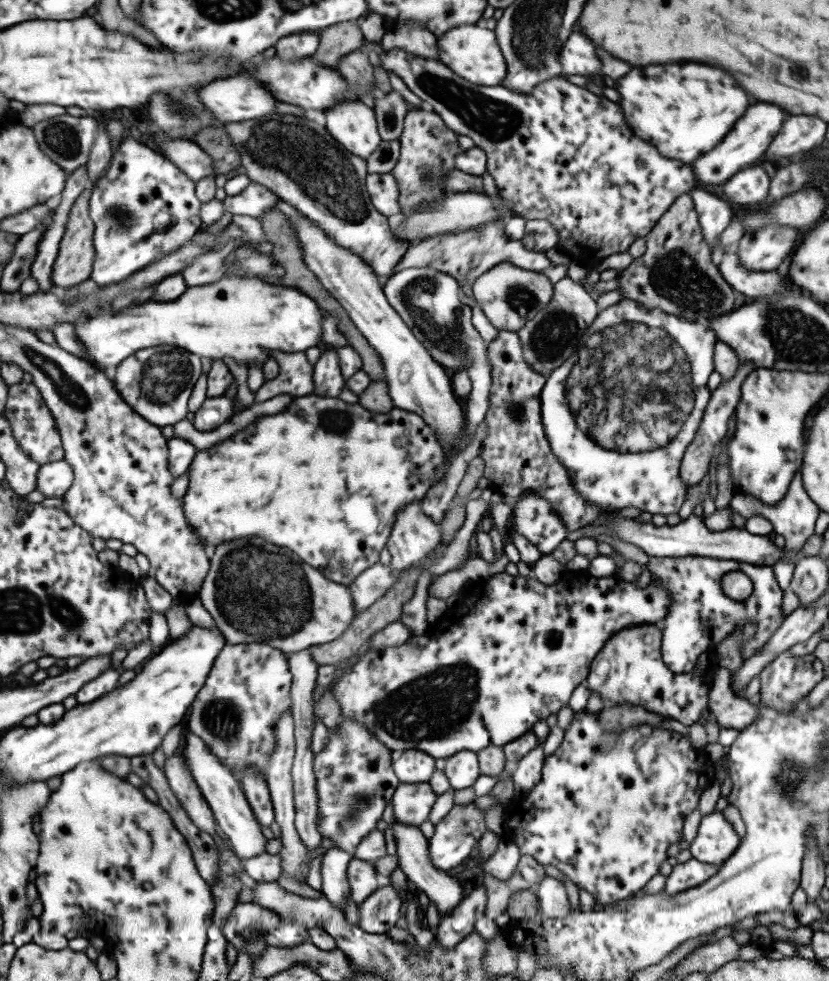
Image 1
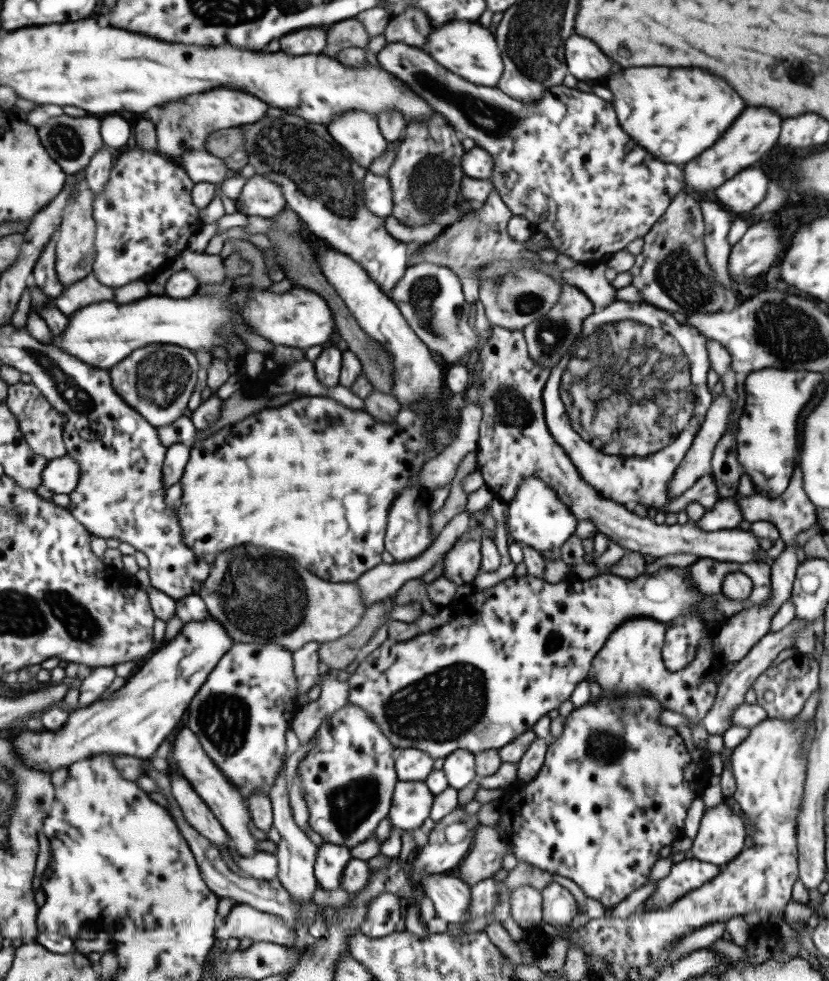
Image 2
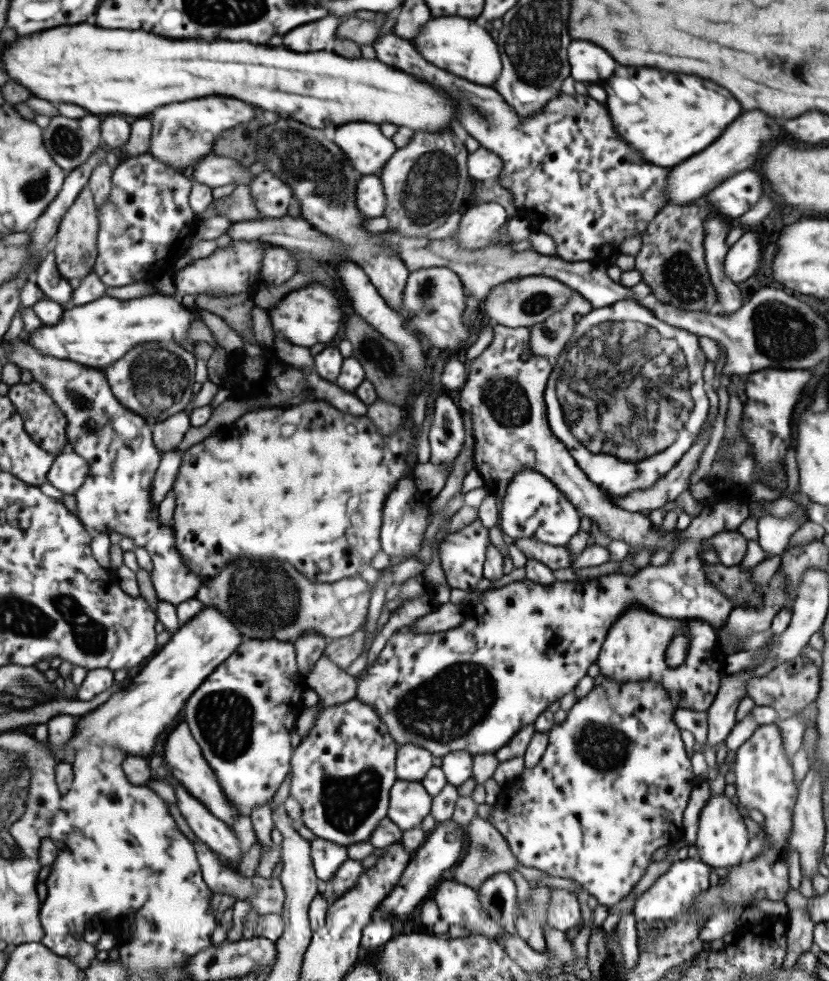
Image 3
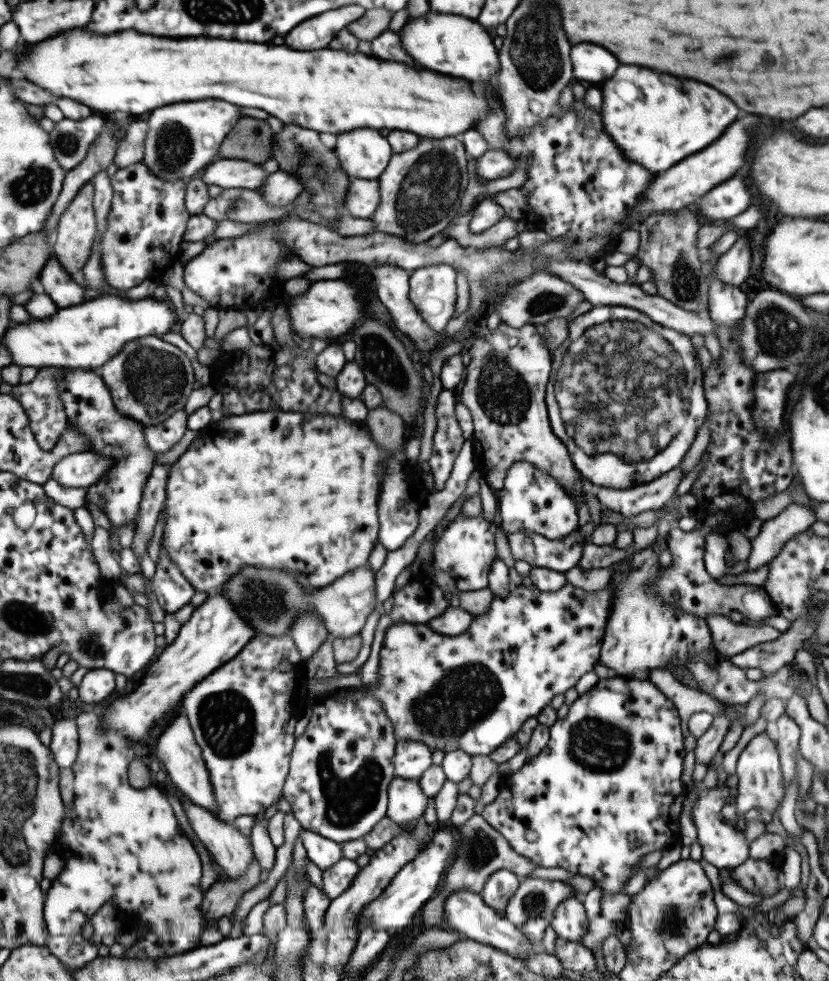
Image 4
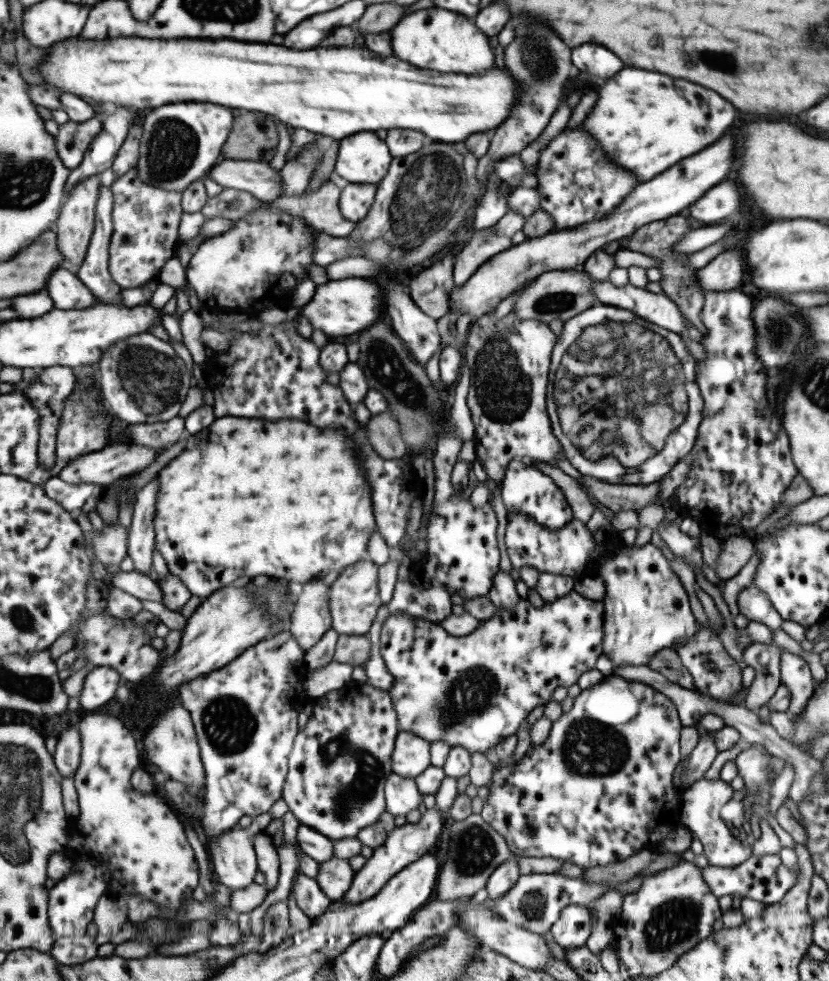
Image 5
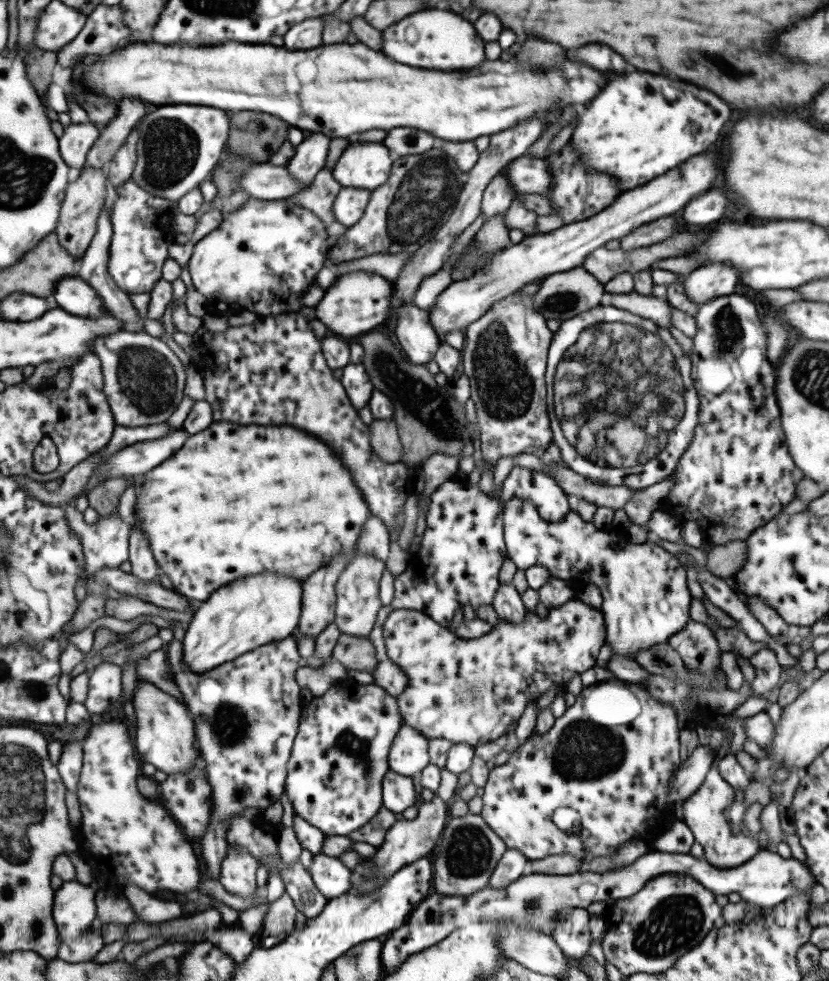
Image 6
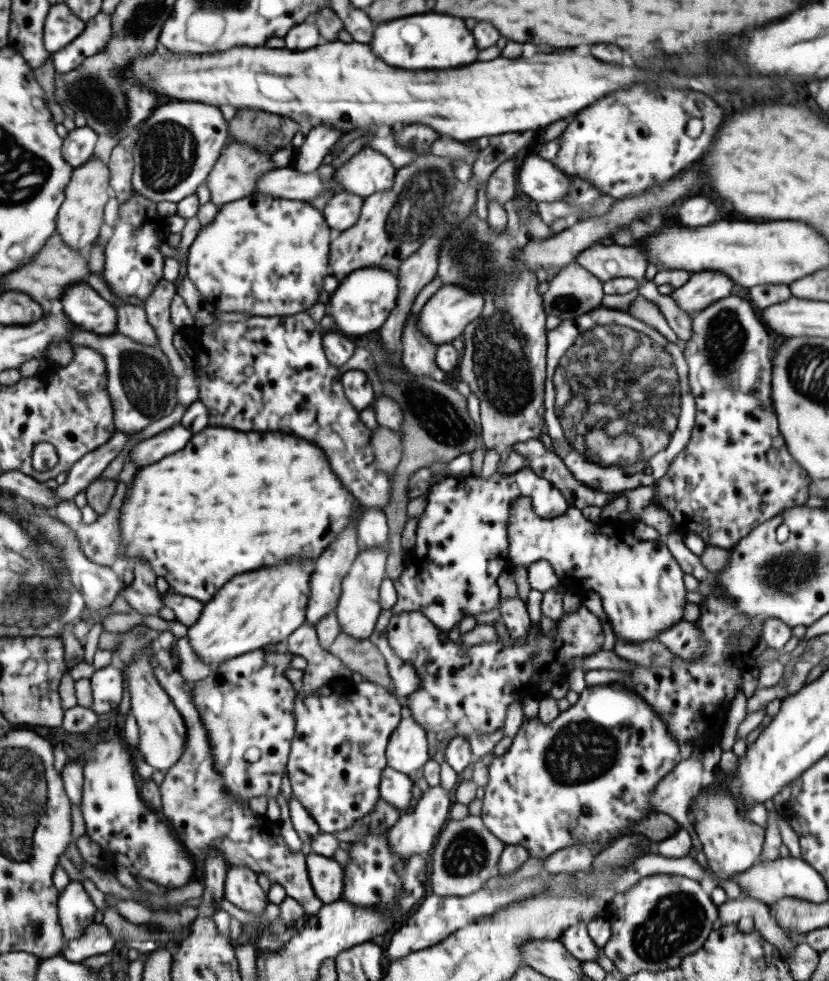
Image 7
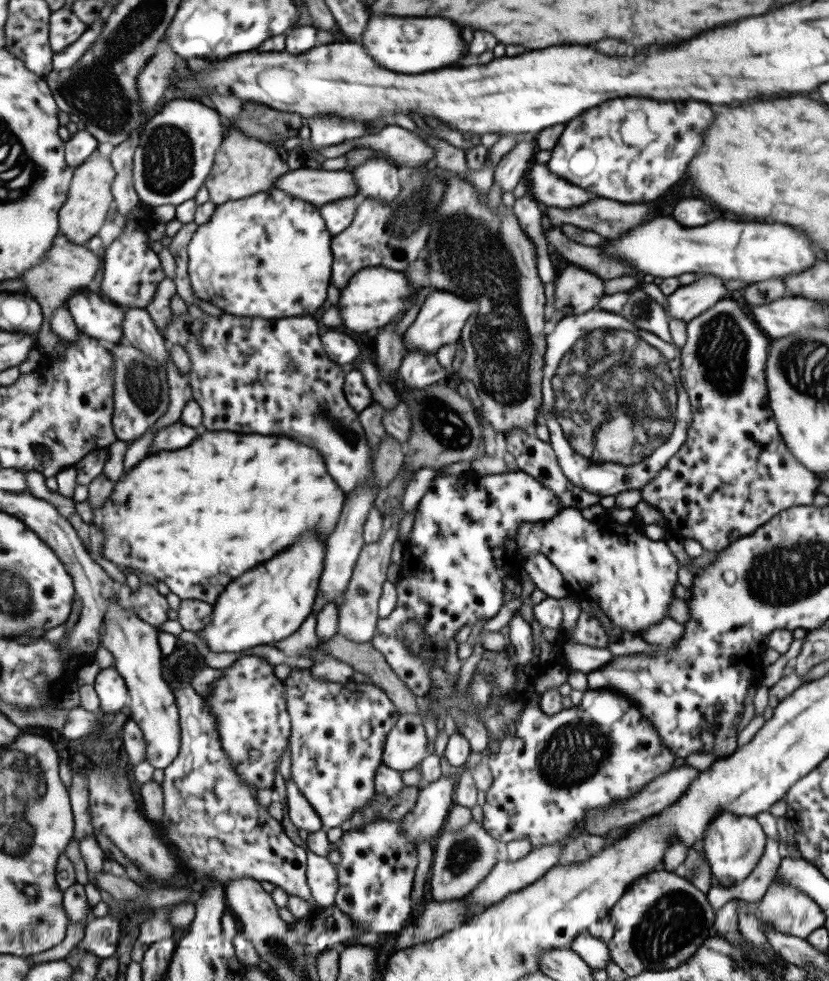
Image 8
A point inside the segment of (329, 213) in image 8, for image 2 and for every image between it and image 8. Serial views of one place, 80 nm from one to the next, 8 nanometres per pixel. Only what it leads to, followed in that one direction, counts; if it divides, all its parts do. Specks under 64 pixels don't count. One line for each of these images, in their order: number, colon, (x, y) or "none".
2: (377, 192)
3: (370, 198)
4: (362, 197)
5: (354, 200)
6: (348, 205)
7: (341, 210)

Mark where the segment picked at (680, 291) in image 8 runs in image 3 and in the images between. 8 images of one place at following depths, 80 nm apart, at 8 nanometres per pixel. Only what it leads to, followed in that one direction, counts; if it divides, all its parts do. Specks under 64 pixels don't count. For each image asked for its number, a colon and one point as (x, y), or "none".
3: (742, 258)
4: (732, 267)
5: (723, 272)
6: (711, 280)
7: (703, 288)

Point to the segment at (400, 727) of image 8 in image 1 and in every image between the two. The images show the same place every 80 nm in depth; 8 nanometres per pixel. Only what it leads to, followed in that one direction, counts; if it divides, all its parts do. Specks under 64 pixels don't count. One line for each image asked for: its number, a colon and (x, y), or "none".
1: (410, 766)
2: (410, 764)
3: (411, 763)
4: (411, 758)
5: (410, 756)
6: (408, 754)
7: (406, 750)

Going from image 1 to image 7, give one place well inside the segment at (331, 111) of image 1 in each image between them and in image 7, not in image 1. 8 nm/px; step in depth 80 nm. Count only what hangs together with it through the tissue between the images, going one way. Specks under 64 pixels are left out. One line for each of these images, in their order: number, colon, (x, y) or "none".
2: (358, 133)
3: (367, 149)
4: (363, 153)
5: (361, 158)
6: (365, 165)
7: (367, 171)

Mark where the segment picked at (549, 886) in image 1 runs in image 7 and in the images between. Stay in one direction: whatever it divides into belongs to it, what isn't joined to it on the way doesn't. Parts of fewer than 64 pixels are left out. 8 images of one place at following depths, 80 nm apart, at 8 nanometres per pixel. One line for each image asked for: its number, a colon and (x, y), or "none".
2: (558, 907)
3: (562, 912)
4: (568, 922)
5: (571, 929)
6: (571, 935)
7: (575, 940)

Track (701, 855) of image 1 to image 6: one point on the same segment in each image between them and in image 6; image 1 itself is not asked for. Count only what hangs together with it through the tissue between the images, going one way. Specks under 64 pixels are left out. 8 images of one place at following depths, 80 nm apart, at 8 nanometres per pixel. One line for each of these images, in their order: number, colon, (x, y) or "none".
2: (721, 836)
3: (721, 839)
4: (723, 845)
5: (700, 803)
6: (703, 812)

